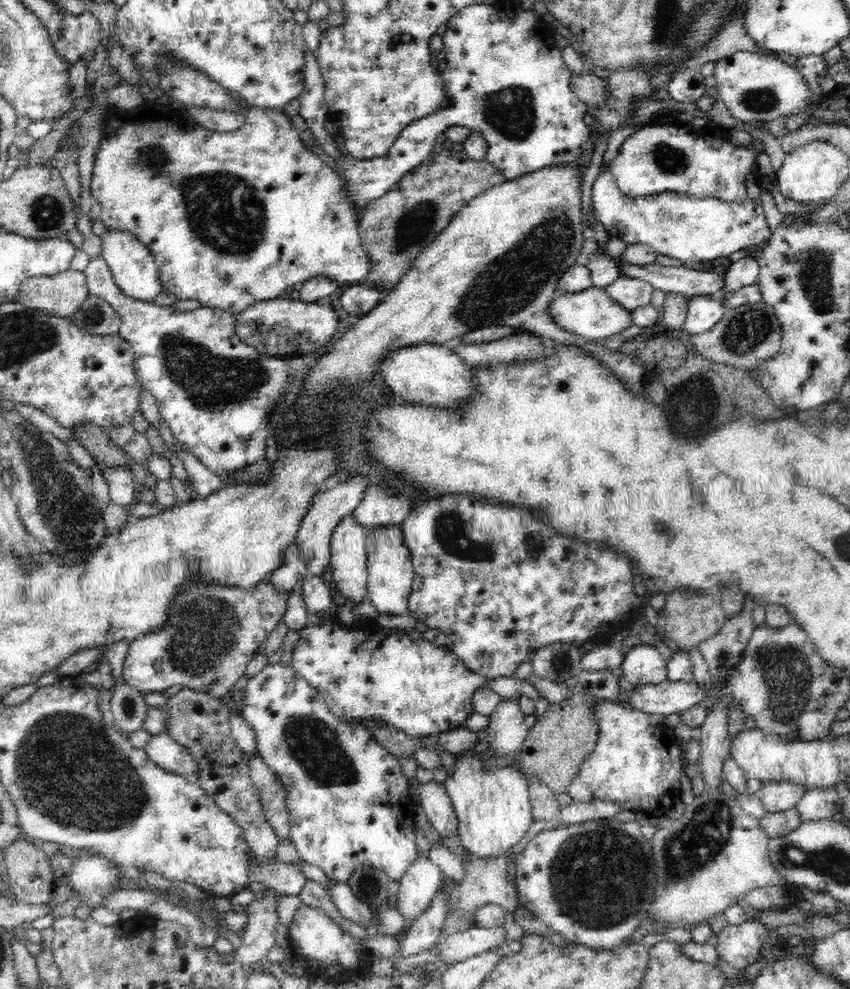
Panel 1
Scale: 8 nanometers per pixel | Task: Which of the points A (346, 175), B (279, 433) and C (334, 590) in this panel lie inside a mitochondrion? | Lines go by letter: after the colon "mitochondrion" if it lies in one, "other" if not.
A: other
B: other
C: other

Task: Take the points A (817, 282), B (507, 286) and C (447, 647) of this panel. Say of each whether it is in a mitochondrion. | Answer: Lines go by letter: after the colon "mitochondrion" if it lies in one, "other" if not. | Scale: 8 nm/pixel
A: mitochondrion
B: mitochondrion
C: other

